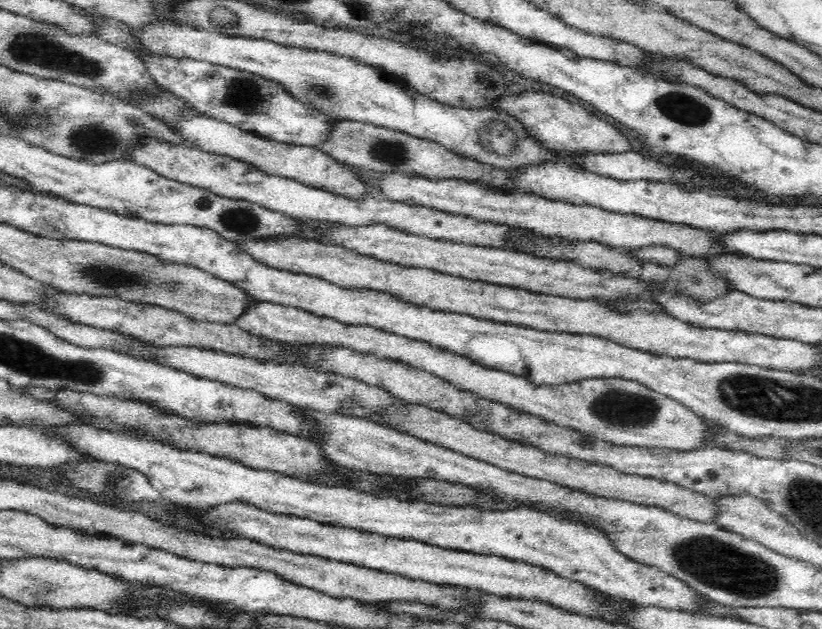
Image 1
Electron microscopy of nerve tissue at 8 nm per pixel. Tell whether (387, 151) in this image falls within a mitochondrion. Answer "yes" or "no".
yes

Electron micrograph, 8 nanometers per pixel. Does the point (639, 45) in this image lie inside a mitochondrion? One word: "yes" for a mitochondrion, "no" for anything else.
no

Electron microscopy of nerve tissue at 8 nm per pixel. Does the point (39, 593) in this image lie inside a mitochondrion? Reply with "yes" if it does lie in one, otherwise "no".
yes

